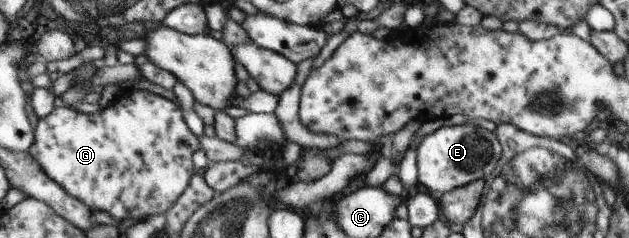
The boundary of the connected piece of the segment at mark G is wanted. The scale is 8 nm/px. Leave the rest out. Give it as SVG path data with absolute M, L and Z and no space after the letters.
M137 90L137 103L130 99L128 92L121 93L117 99L115 99L111 105L101 108L100 111L96 113L79 113L71 107L53 107L49 115L43 117L43 119L38 119L37 129L36 129L36 143L28 149L31 157L35 159L36 163L41 165L41 169L47 173L49 179L57 182L57 185L61 186L69 195L83 201L85 205L88 205L90 209L94 211L105 211L109 213L113 219L117 222L123 221L123 219L134 219L135 221L144 220L149 217L149 215L159 215L161 213L166 213L169 208L177 201L177 198L187 189L191 177L193 174L197 173L191 157L195 151L200 149L200 139L192 133L183 119L183 114L181 108L173 101L166 99L158 94L151 93L139 93Z

